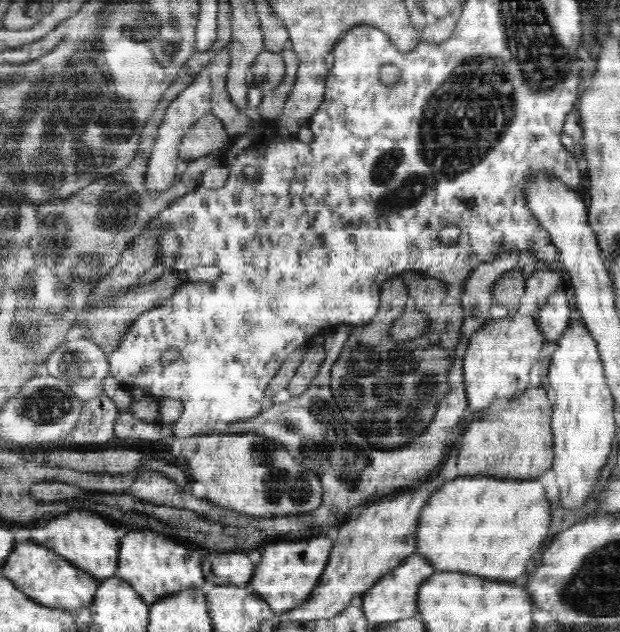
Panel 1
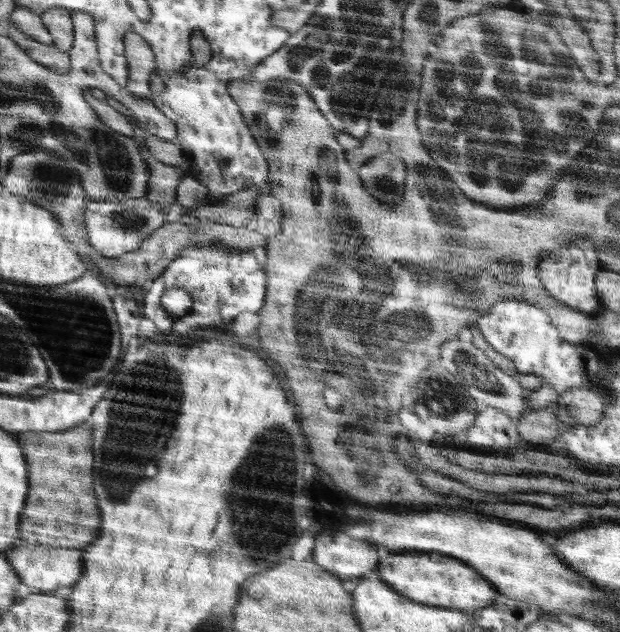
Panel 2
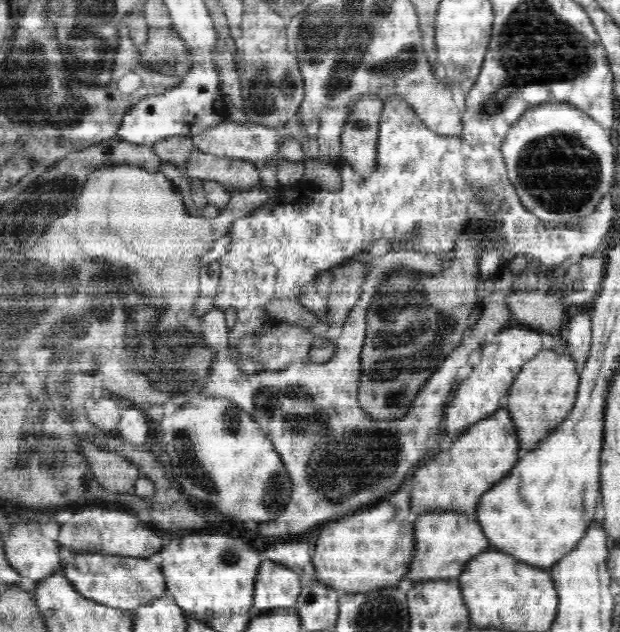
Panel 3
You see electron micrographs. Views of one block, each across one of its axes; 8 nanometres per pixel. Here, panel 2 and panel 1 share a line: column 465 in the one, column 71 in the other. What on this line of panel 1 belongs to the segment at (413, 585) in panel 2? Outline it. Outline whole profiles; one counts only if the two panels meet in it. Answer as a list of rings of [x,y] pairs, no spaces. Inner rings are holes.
[[[32,541],[14,544],[14,550],[10,552],[1,569],[4,577],[12,579],[14,585],[32,600],[44,606],[60,607],[71,612],[92,605],[96,590],[102,582],[100,578],[72,565],[55,551]]]

